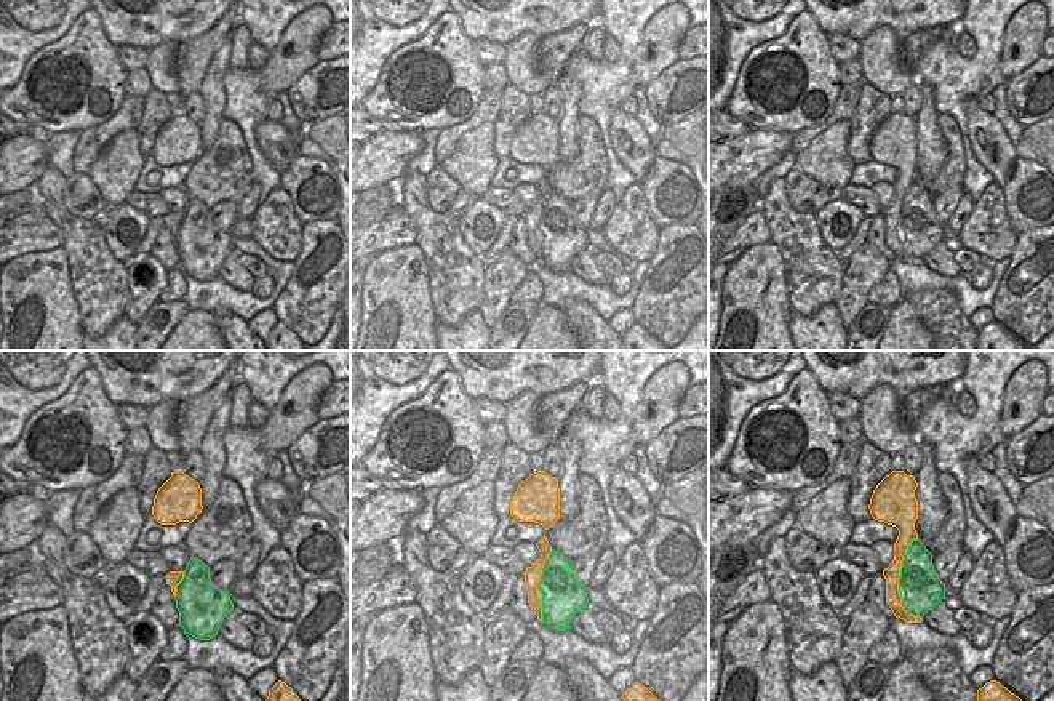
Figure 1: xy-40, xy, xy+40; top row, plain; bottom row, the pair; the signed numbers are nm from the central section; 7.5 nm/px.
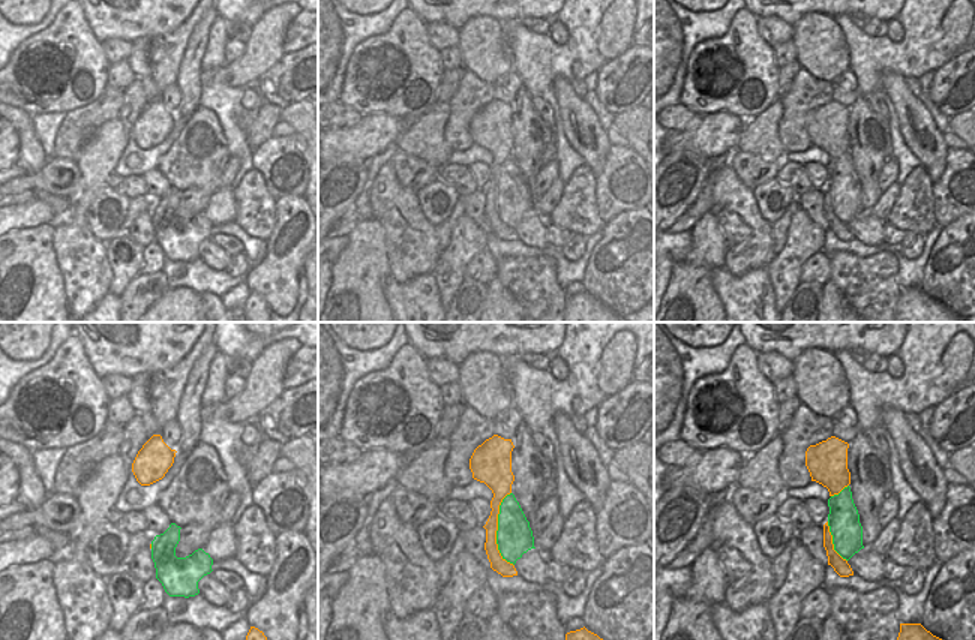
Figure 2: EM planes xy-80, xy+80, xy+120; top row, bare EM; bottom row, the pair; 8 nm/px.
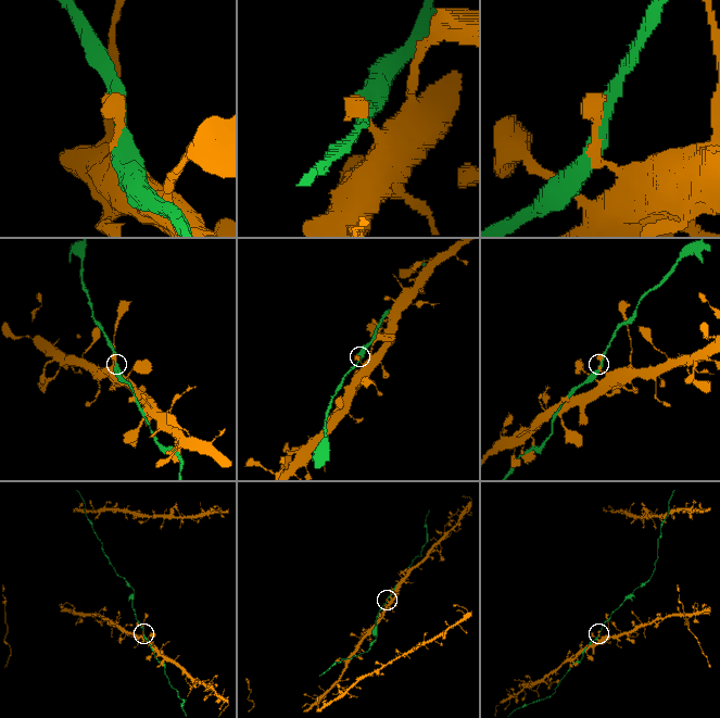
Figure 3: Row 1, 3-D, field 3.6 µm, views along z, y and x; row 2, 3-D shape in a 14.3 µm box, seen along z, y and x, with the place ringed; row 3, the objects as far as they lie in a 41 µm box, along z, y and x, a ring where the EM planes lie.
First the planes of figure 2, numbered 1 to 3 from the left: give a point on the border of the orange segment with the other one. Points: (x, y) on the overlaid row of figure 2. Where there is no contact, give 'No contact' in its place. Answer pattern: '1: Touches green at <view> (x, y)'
1: Touches green at xy-80 (152, 546)
2: Touches green at xy+80 (498, 529)
3: Touches green at xy+120 (833, 541)

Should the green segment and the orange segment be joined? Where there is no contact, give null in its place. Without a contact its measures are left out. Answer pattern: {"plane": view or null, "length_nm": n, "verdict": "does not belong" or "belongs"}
{"plane": "xy+40", "length_nm": 600, "verdict": "does not belong"}

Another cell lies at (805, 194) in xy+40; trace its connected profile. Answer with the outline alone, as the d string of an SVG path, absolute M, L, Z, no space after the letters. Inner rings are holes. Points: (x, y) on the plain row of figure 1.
M796 166L785 174L785 194L795 211L811 214L816 214L833 197L828 189L806 176Z

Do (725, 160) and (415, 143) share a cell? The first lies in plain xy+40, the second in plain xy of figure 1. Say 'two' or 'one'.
one

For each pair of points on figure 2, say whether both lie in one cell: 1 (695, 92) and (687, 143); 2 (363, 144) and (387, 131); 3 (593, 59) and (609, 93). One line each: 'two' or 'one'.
1: two
2: one
3: two

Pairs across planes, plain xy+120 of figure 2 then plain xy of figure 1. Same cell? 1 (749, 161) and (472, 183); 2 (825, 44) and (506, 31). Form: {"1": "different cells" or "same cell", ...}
{"1": "different cells", "2": "different cells"}

